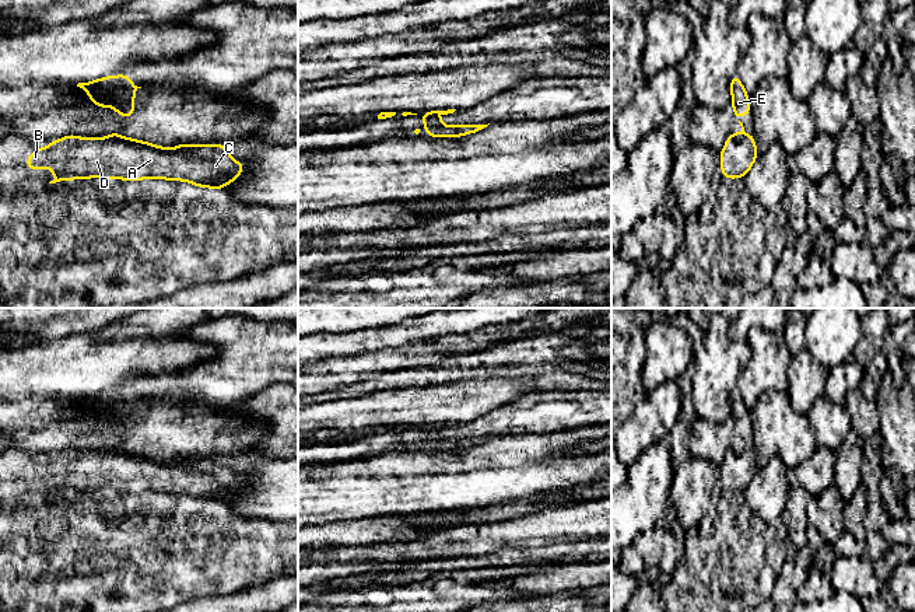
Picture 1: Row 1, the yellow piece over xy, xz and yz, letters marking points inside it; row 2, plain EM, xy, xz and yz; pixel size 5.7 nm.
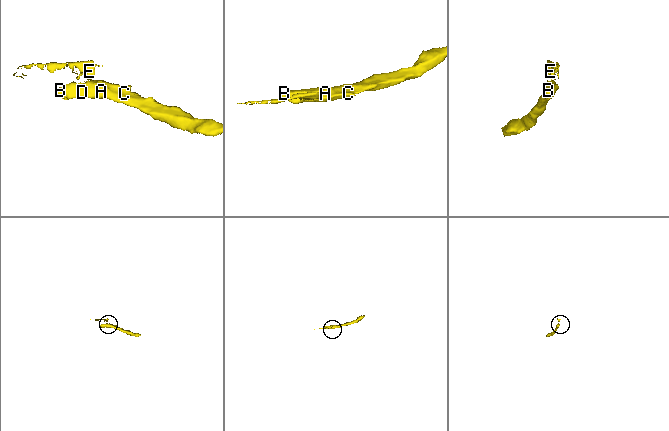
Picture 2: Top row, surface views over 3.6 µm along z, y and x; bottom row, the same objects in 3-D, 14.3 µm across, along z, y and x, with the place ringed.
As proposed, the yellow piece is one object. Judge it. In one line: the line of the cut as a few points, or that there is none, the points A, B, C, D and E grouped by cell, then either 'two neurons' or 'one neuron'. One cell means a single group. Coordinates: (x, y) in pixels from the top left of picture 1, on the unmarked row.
cut xz (441, 437), (426, 441); groups A B C D / E; two neurons

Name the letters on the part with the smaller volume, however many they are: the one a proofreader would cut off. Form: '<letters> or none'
E

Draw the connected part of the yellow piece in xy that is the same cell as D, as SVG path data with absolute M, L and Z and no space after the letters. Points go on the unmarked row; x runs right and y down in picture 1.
M69 448L38 462L28 469L24 482L35 486L43 480L53 483L55 493L49 497L87 492L118 492L123 494L169 493L186 494L200 501L222 503L245 483L235 475L224 458L178 458L175 462L159 461L132 451L78 451Z

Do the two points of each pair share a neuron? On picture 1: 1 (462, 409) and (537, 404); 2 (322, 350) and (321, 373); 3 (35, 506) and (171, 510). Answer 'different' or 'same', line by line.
1: different
2: different
3: same

